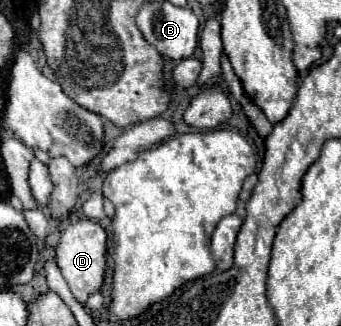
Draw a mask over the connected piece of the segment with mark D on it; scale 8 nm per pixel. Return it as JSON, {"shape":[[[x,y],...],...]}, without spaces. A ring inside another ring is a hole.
{"shape":[[[79,219],[71,223],[63,233],[61,241],[55,249],[57,253],[57,265],[65,277],[65,281],[71,287],[71,293],[79,303],[85,305],[87,297],[95,291],[101,289],[103,285],[103,275],[105,275],[105,263],[107,263],[107,233],[105,229],[89,219]]]}

